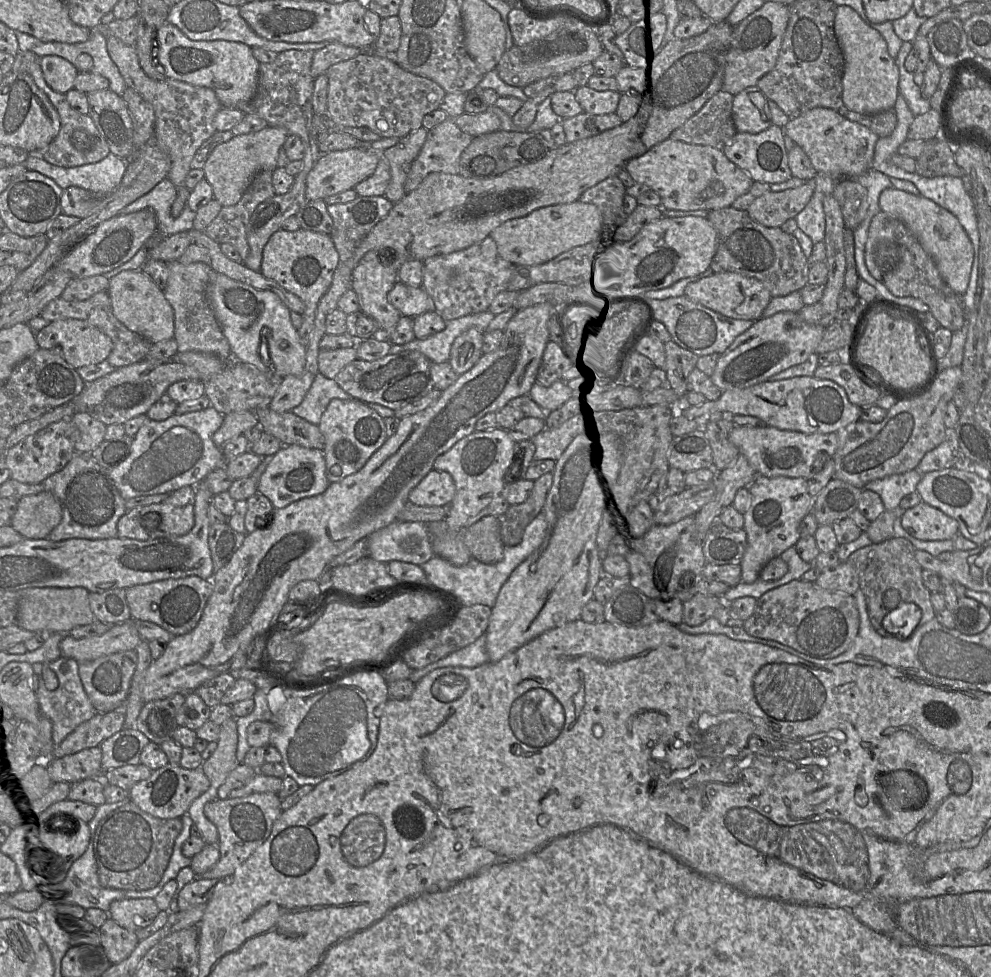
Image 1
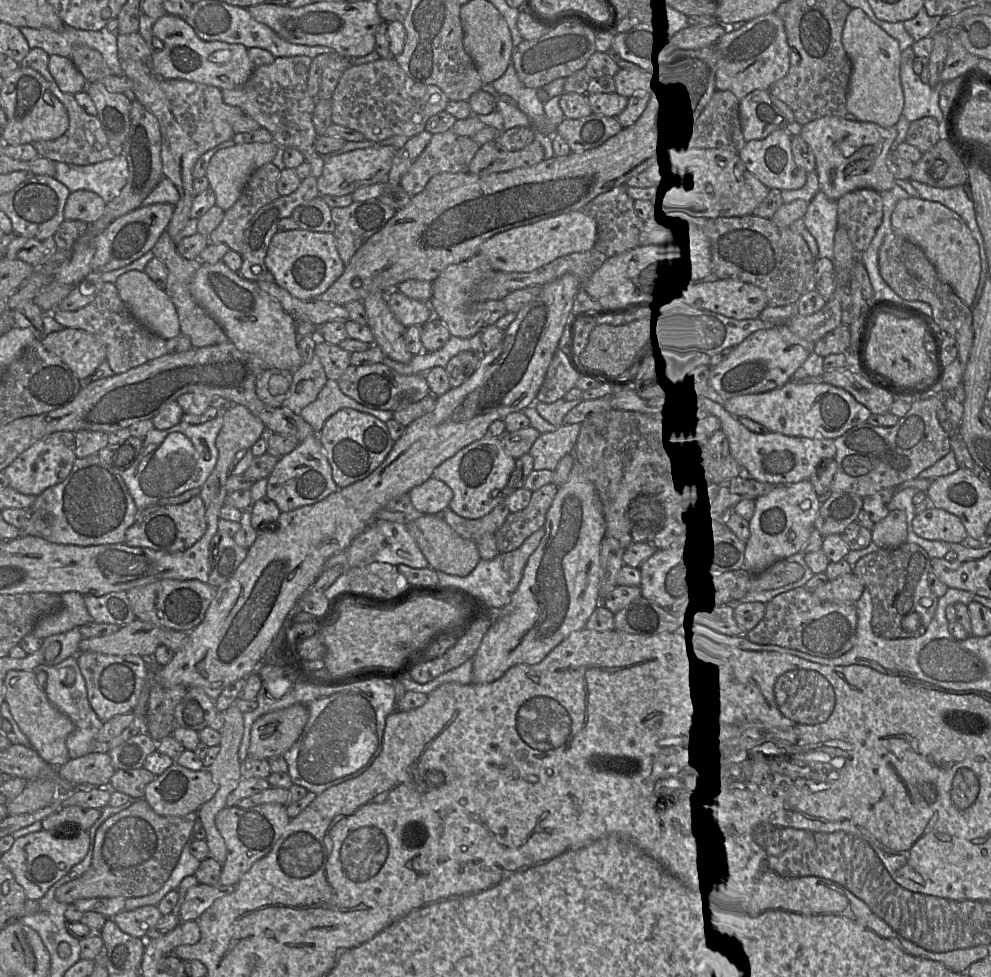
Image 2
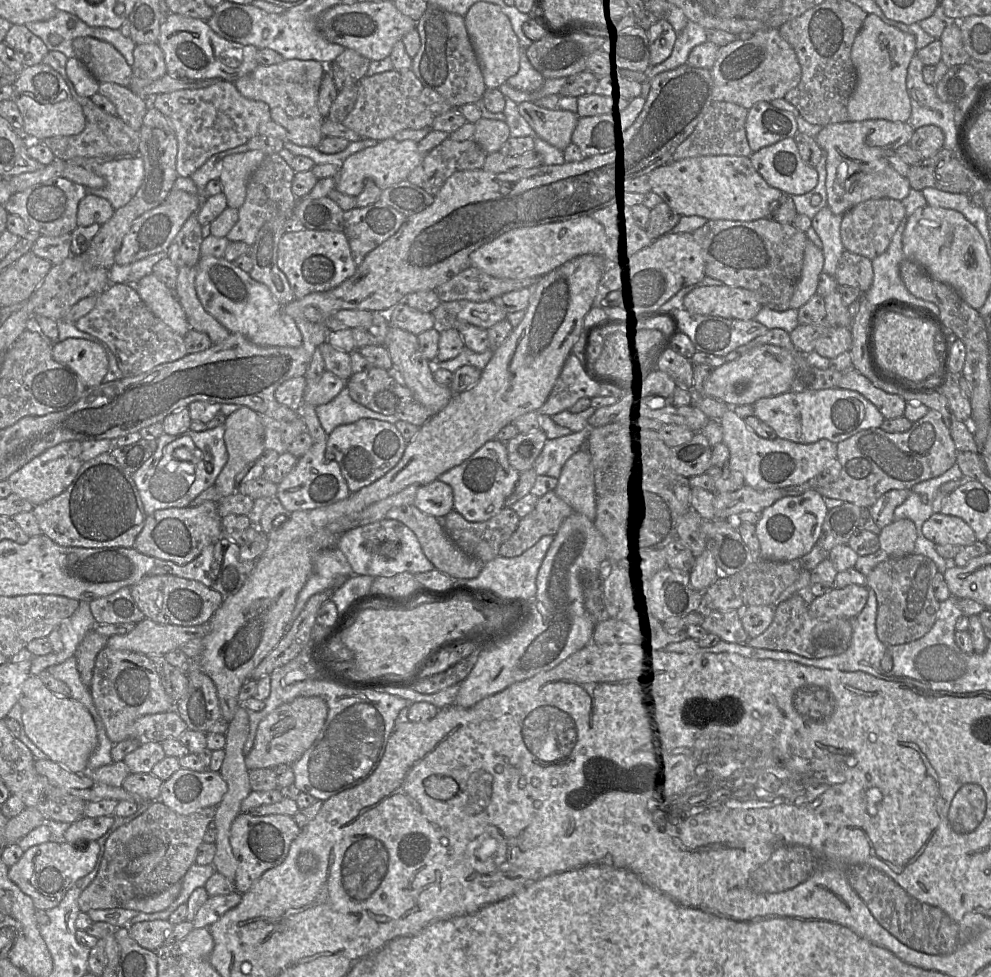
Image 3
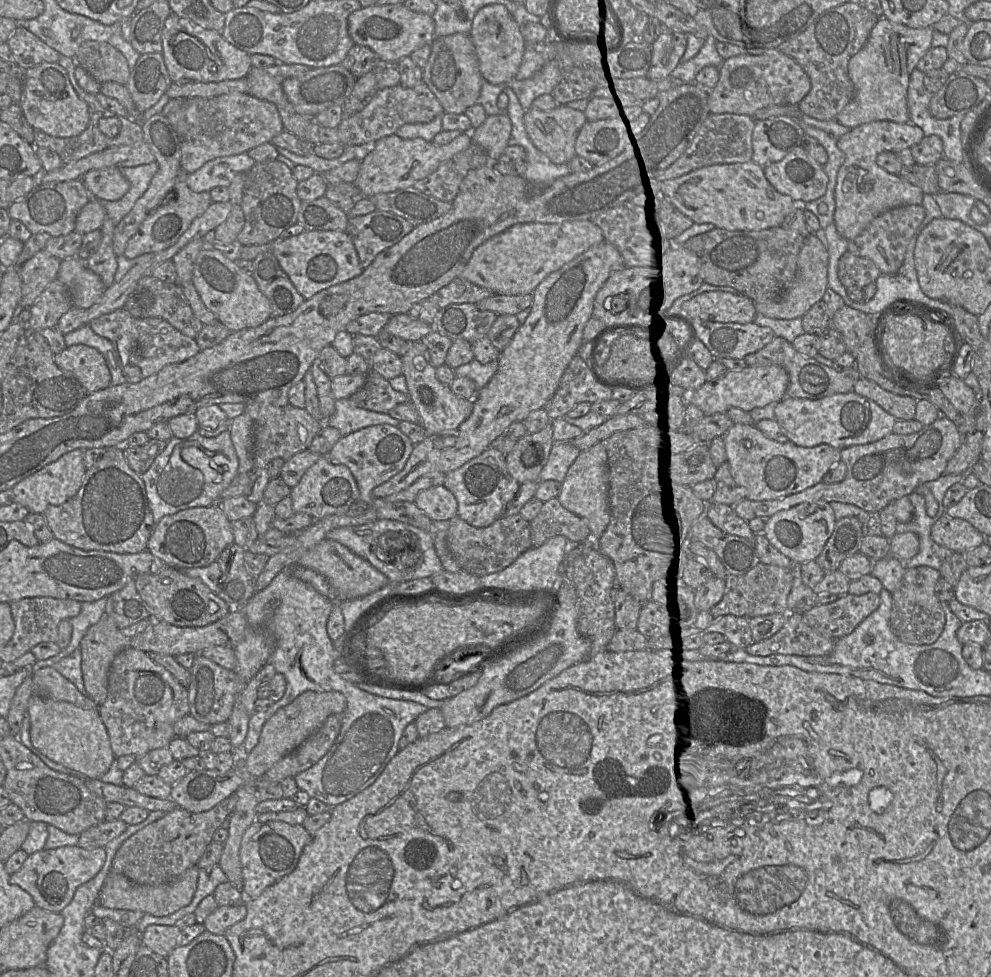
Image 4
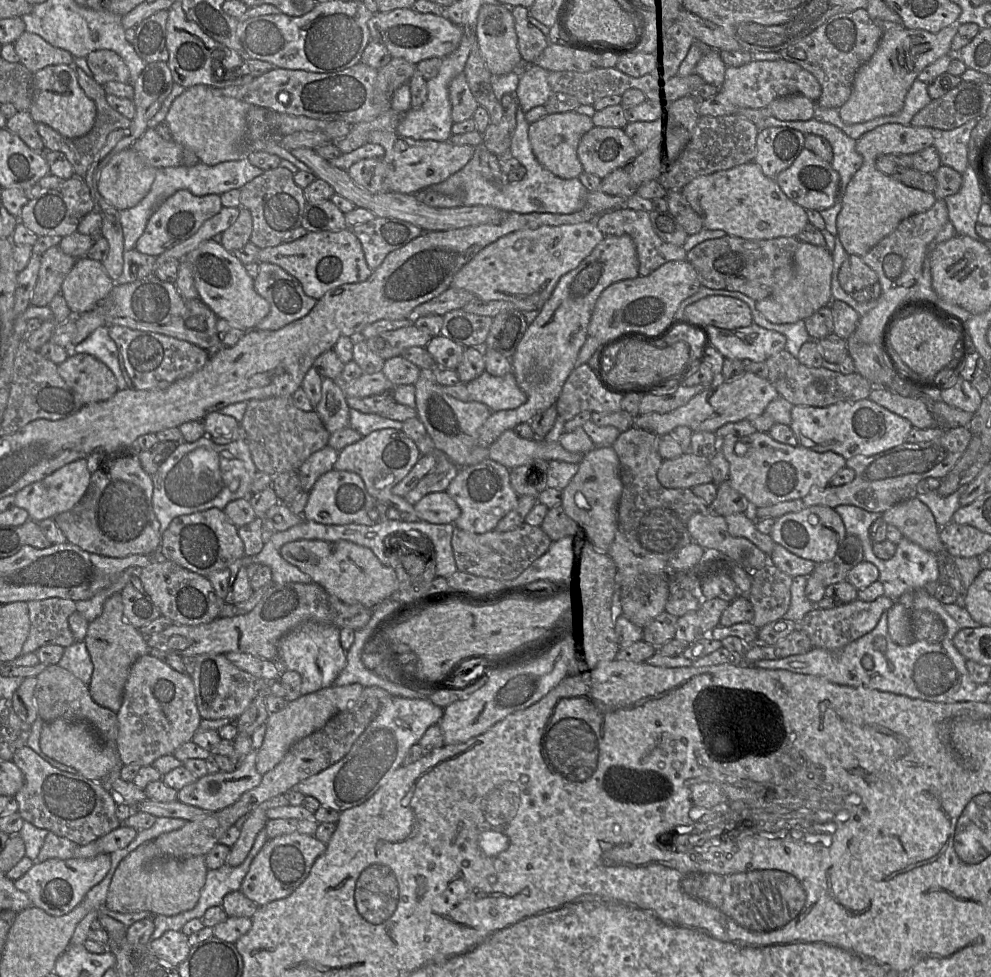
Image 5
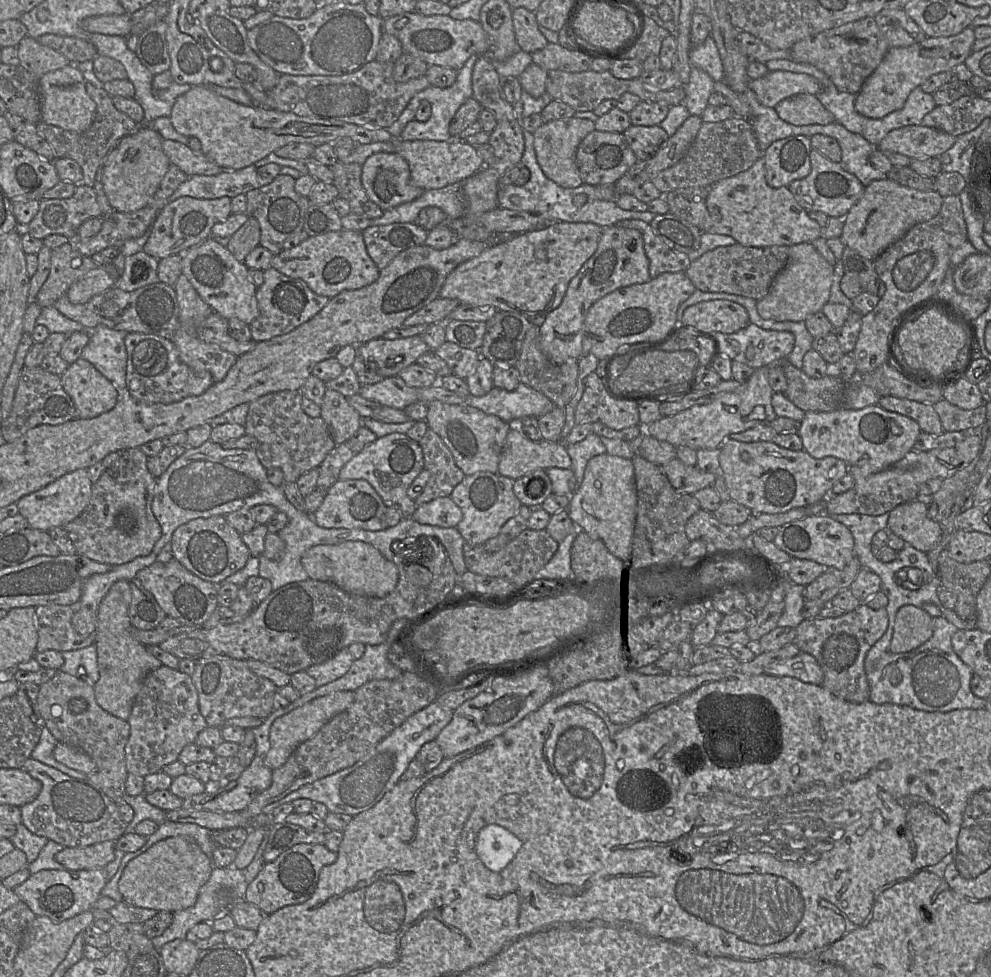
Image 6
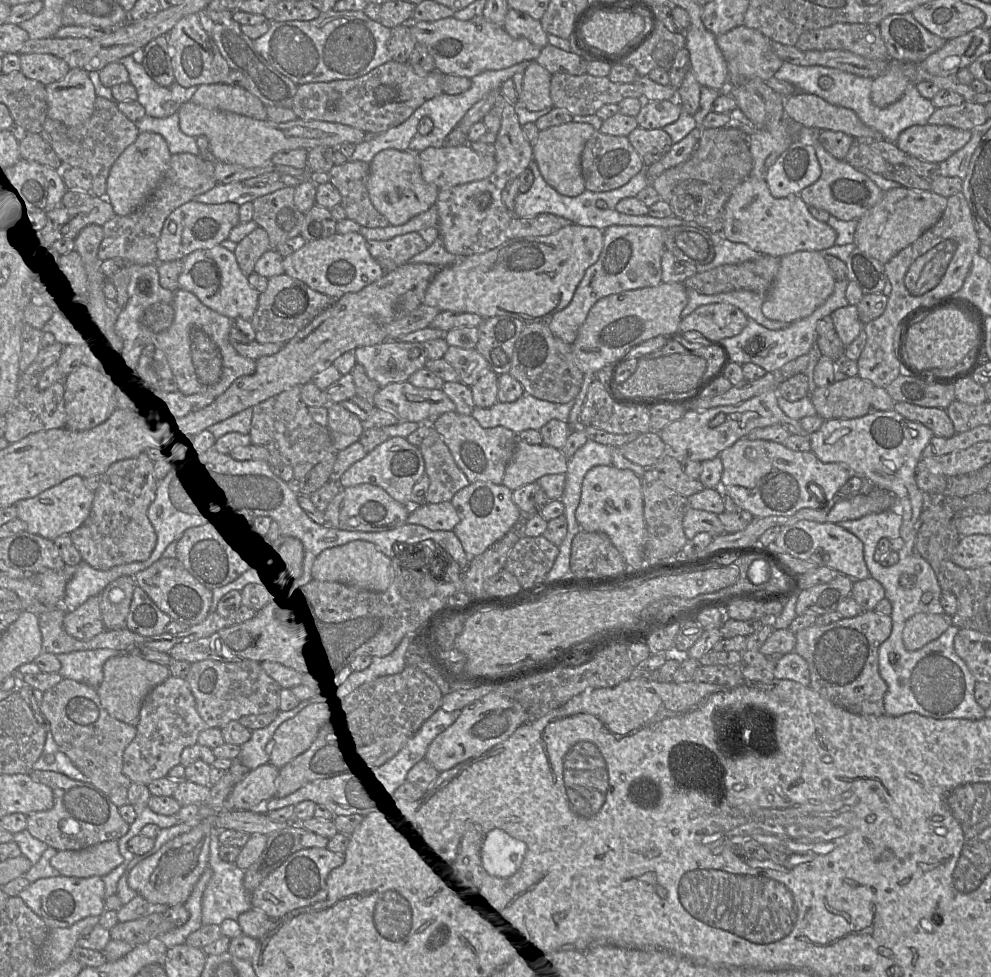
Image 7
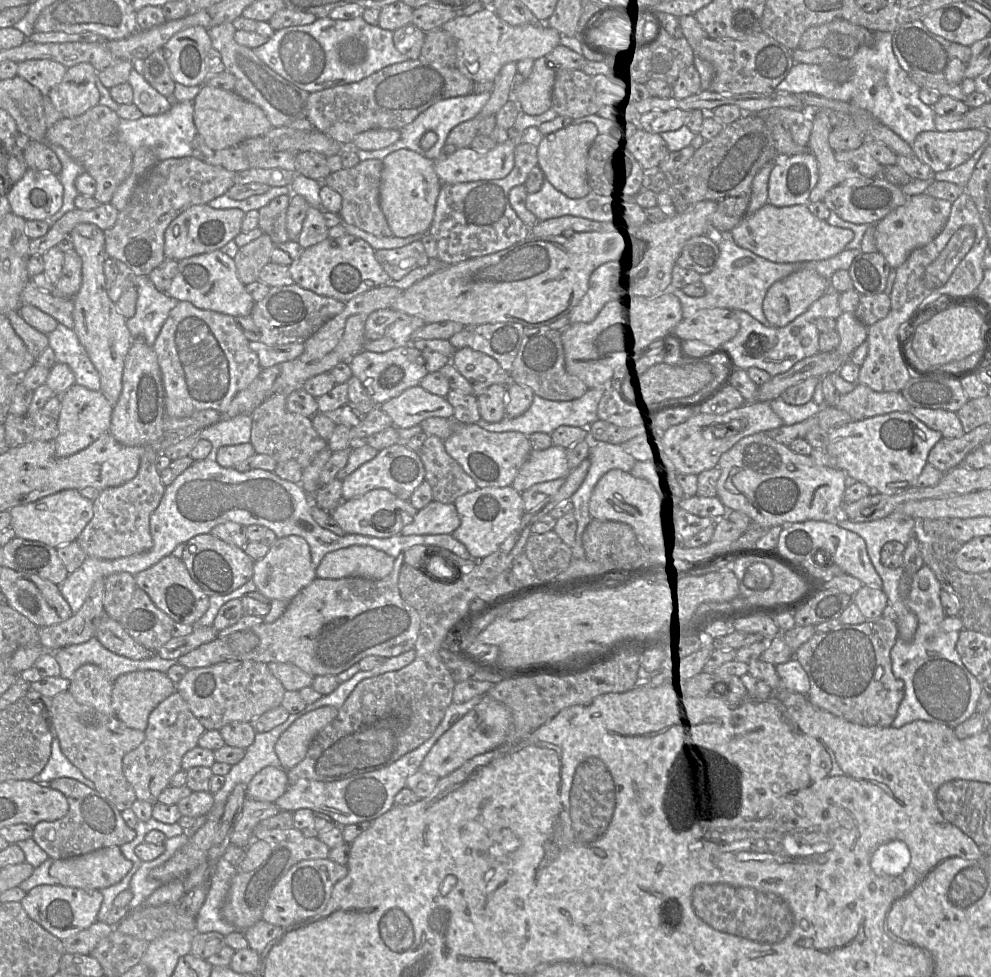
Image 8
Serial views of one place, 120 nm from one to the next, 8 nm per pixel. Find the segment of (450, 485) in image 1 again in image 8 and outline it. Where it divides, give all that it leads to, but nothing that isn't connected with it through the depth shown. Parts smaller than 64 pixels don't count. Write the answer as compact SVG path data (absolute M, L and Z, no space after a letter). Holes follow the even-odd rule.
M431 501L419 510L413 520L405 525L402 535L452 534L460 525L460 518L453 503Z

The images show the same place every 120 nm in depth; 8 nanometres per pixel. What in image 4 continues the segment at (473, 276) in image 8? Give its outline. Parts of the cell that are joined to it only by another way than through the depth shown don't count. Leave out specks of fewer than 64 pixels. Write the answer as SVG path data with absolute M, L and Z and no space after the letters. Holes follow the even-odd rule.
M590 220L516 224L478 246L460 277L493 294L532 294L549 274L603 241L601 228Z

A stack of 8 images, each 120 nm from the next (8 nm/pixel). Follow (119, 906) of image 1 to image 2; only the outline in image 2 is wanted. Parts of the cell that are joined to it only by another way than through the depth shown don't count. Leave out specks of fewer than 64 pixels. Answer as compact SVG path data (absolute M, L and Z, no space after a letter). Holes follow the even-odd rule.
M147 905L134 910L121 911L112 920L123 932L146 939L149 930L158 923L162 916L157 906Z

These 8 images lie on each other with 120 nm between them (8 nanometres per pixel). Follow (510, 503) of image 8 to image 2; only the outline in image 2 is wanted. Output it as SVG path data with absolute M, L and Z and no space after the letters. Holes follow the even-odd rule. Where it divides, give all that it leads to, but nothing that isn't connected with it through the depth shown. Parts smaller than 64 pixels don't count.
M482 438L459 450L440 464L433 476L446 483L453 491L449 508L467 519L479 519L504 500L503 489L515 468L515 459L505 450L501 438Z

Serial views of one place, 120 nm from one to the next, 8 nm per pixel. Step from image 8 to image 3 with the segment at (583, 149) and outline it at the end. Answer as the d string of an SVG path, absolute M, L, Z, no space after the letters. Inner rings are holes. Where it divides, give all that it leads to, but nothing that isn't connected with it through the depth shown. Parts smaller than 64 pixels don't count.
M533 102L518 104L518 111L535 135L563 151L570 143L578 121L575 113L565 110L547 110Z

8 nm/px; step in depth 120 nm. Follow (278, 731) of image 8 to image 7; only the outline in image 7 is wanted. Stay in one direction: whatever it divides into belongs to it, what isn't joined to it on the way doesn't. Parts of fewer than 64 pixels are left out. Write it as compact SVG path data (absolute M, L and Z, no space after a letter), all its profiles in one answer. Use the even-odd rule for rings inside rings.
M310 698L299 703L295 708L289 711L278 712L277 717L265 728L251 730L251 738L241 746L241 753L238 759L248 767L254 770L261 765L269 763L270 742L276 729L286 720L293 718L299 713L303 706L310 704Z

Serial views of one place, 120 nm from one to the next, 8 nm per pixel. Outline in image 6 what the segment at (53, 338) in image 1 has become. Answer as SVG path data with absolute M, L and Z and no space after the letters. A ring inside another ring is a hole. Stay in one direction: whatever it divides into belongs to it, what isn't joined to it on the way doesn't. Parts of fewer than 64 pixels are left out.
M79 358L60 376L64 390L73 400L79 418L95 418L112 410L120 392L89 361Z

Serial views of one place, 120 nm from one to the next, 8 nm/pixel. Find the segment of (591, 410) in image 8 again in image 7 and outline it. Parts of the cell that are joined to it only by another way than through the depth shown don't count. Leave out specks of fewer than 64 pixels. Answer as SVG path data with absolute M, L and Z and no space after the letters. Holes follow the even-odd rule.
M524 391L514 402L496 402L488 408L475 406L472 416L483 428L506 427L517 435L526 429L540 430L552 419L568 422L574 400L554 403Z

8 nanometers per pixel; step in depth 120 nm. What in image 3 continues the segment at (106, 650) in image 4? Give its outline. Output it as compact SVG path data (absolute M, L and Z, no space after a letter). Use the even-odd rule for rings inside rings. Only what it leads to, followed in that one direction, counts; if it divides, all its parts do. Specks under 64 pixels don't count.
M92 629L85 635L75 651L74 656L81 681L88 688L93 677L96 657L106 647L108 638Z

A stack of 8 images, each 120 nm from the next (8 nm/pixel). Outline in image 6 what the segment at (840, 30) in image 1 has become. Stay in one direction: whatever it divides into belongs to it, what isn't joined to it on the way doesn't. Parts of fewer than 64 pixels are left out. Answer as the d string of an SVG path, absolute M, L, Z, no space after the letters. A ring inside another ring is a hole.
M967 27L954 36L926 37L908 47L889 48L879 66L856 94L855 110L862 116L879 119L901 109L912 90L920 87L930 76L952 71L957 65L963 64L972 53L975 40L974 29Z

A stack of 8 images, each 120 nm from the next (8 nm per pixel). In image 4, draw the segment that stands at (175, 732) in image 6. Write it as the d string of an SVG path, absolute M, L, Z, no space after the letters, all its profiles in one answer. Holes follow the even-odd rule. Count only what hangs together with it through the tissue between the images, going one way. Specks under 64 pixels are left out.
M128 647L121 652L119 652L116 657L114 658L110 669L108 673L108 694L105 702L101 704L98 707L99 714L101 716L101 719L104 723L104 725L107 728L110 743L111 743L111 748L113 750L113 753L115 757L120 757L124 755L132 755L135 757L140 757L145 755L146 753L155 750L155 749L160 749L160 748L168 748L170 742L176 738L176 734L173 729L173 724L181 719L182 717L186 716L189 714L189 702L188 702L188 688L182 686L175 678L174 676L167 671L163 666L157 664L154 662L146 652L133 648L133 647Z

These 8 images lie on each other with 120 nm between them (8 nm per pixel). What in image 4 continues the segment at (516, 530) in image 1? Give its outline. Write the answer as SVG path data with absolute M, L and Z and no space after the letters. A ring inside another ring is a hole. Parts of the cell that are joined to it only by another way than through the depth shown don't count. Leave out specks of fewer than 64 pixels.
M557 498L544 502L537 516L529 524L532 548L541 546L555 536L564 536L571 543L594 544L594 537L586 521L566 510Z

